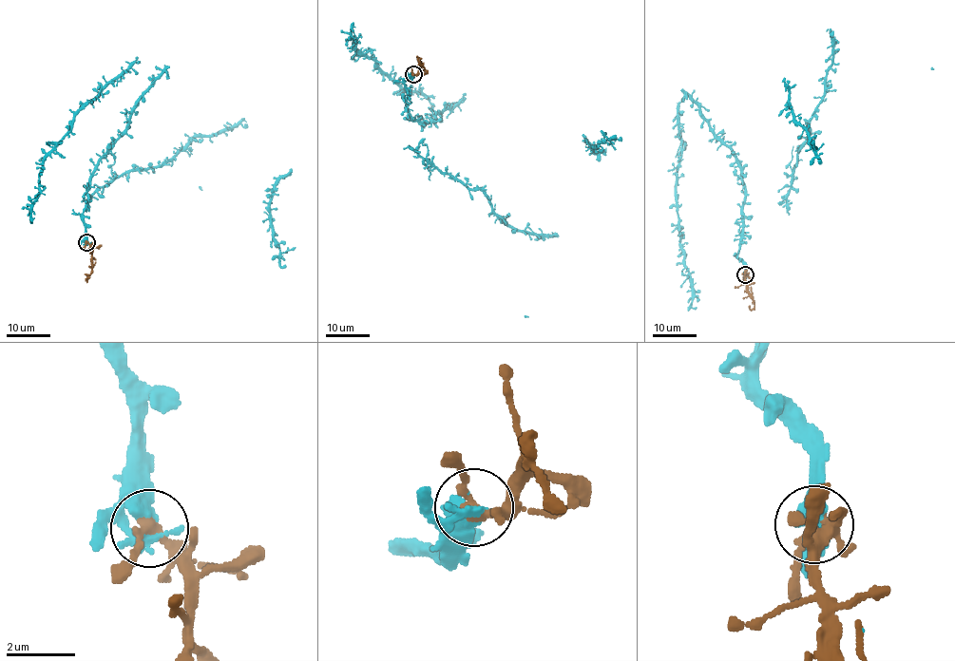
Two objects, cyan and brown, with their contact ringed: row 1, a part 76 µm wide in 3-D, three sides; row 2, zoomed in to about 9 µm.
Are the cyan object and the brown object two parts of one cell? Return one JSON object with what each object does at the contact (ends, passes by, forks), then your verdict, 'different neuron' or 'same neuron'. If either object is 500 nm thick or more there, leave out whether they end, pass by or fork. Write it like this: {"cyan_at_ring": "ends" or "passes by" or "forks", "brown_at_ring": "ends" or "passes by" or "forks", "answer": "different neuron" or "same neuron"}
{"cyan_at_ring": "ends", "brown_at_ring": "passes by", "answer": "same neuron"}

